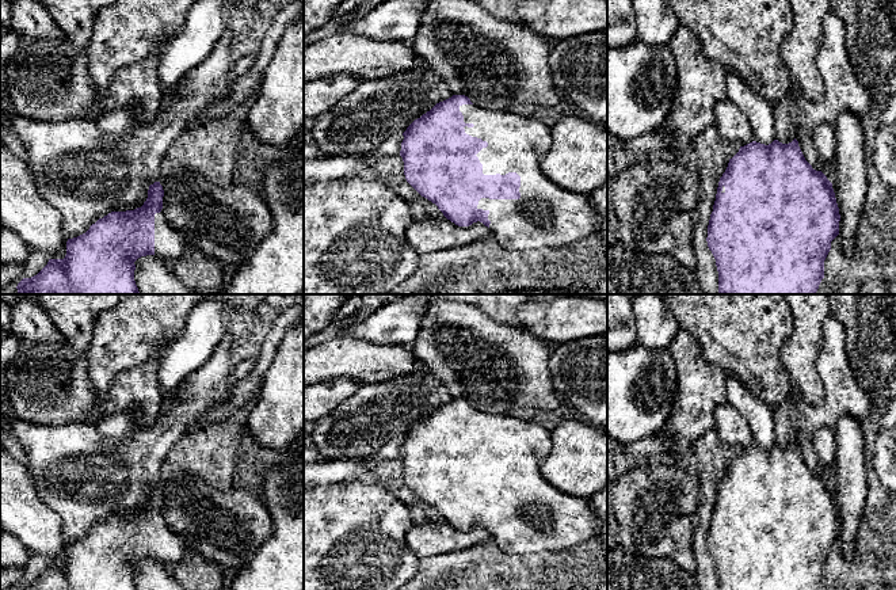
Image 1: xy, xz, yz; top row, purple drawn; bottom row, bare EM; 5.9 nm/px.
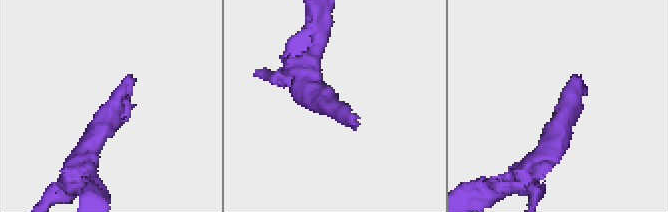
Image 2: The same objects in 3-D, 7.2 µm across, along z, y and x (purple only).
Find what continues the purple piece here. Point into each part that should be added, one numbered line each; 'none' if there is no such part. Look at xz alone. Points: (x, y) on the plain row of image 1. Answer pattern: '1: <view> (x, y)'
1: xz (546, 518)

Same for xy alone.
1: xy (171, 548)

